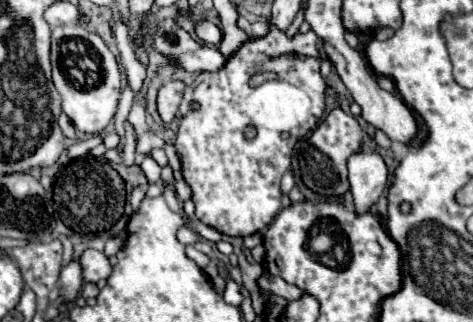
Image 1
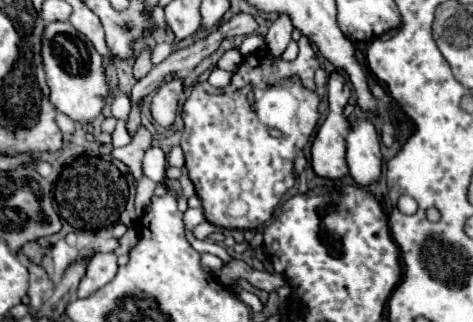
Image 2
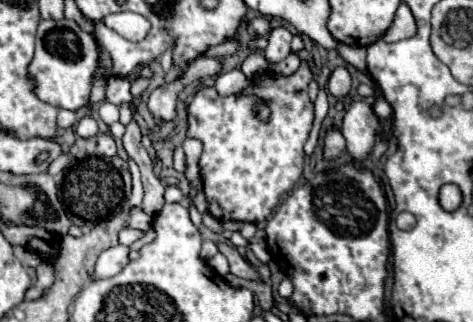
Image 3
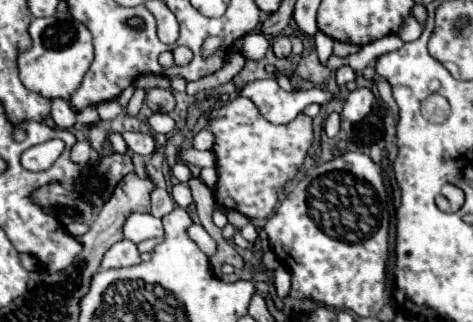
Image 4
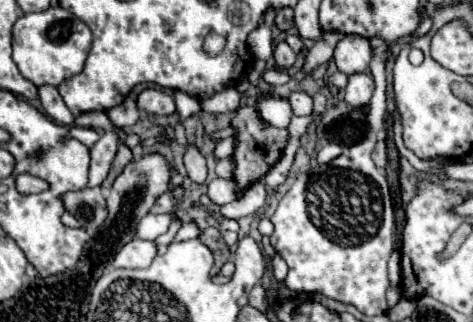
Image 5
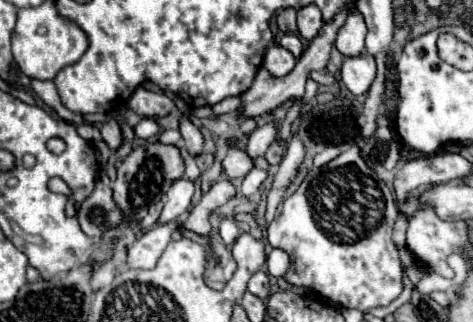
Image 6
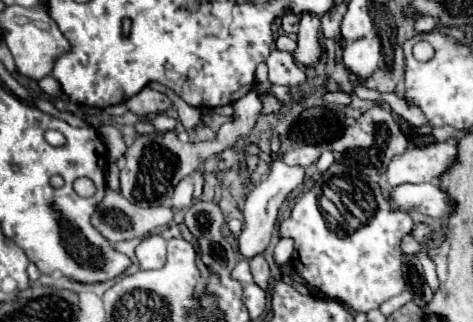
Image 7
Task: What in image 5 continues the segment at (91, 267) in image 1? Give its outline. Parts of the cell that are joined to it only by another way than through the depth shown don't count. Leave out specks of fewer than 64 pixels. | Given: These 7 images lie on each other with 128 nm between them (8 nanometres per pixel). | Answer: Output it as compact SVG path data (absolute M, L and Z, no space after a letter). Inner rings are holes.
M134 238L120 248L120 252L112 260L112 266L114 268L148 268L148 264L152 264L154 256L156 256L154 242Z

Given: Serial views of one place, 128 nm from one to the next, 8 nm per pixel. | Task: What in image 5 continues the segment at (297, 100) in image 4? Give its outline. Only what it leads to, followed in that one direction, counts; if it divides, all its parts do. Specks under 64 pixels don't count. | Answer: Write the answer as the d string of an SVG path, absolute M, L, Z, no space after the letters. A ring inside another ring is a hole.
M262 94L256 102L256 108L258 108L260 116L276 128L286 128L294 116L290 102L286 98L274 96L274 94Z

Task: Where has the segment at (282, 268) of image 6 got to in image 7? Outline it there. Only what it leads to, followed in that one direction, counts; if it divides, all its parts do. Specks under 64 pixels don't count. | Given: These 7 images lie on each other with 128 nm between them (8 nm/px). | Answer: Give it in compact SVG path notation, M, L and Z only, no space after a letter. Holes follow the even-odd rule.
M280 238L280 242L274 248L274 262L276 266L284 266L294 252L294 242L290 238Z

